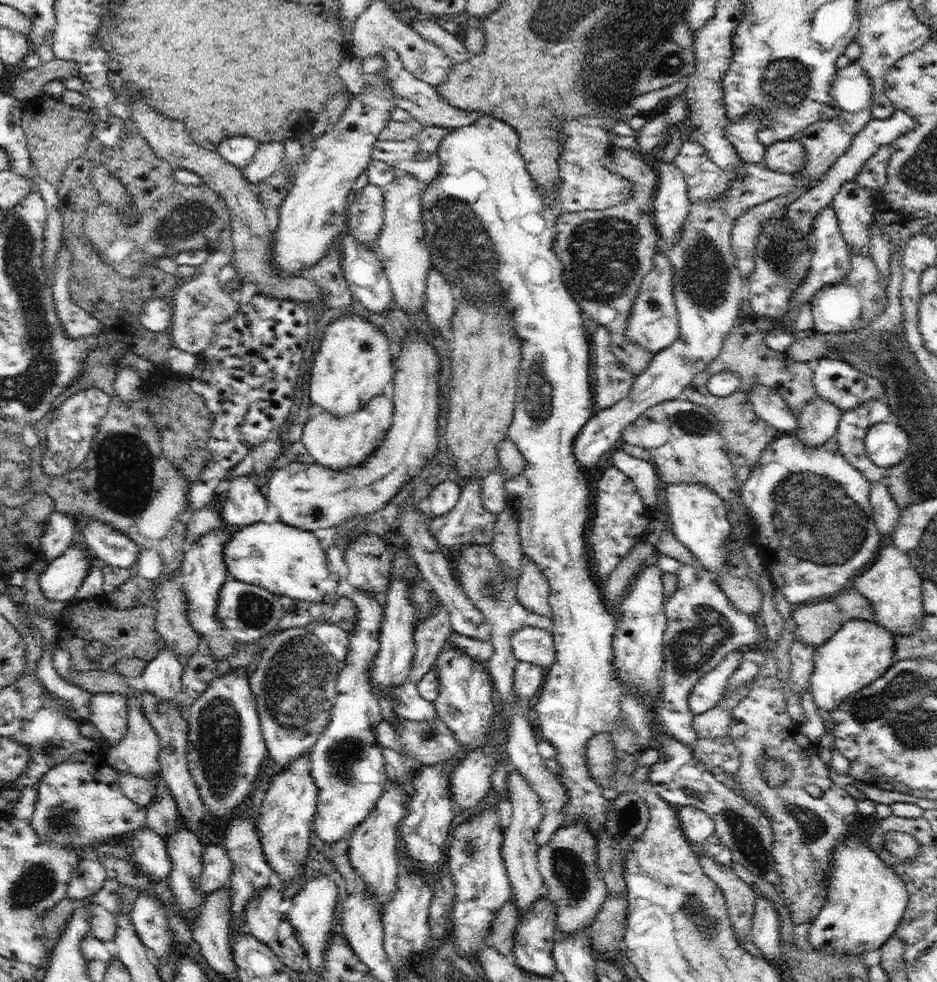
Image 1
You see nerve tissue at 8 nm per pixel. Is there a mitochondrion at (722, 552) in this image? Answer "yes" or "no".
no

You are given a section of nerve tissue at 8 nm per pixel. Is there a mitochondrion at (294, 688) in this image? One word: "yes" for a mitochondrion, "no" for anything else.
yes

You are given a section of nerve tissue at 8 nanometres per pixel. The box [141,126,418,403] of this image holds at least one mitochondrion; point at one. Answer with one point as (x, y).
(188, 219)

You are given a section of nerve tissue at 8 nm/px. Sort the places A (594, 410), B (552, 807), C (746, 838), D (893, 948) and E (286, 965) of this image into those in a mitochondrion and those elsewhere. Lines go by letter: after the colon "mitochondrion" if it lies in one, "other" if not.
A: other
B: other
C: mitochondrion
D: other
E: other

